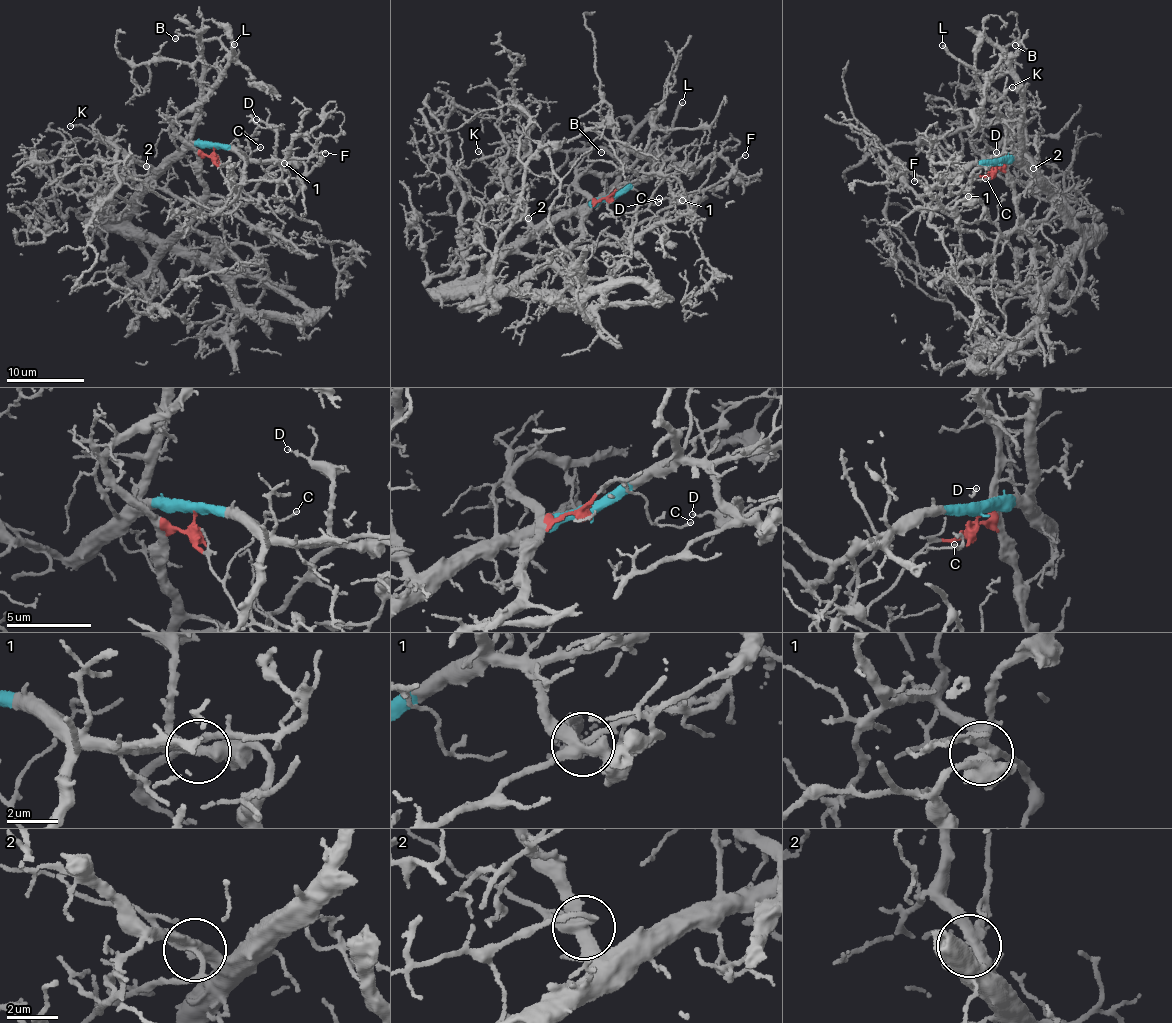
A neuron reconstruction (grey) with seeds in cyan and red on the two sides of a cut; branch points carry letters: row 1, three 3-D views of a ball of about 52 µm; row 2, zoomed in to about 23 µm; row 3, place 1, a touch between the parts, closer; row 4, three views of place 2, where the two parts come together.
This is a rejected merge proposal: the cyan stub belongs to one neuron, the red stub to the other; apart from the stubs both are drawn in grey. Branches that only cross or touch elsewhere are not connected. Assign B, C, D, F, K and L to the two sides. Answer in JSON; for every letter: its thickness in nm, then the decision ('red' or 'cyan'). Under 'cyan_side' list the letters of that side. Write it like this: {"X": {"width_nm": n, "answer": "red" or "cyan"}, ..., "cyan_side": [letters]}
{"B": {"width_nm": 100, "answer": "cyan"}, "C": {"width_nm": 130, "answer": "red"}, "D": {"width_nm": 150, "answer": "cyan"}, "F": {"width_nm": 120, "answer": "cyan"}, "K": {"width_nm": 150, "answer": "cyan"}, "L": {"width_nm": 240, "answer": "red"}, "cyan_side": ["B", "D", "F", "K"]}

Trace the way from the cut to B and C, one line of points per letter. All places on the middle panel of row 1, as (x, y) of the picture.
B: (610, 196), (582, 205), (596, 200), (620, 176), (627, 153), (623, 147), (600, 153)
C: (610, 196), (626, 184), (639, 192), (639, 202), (659, 201)

